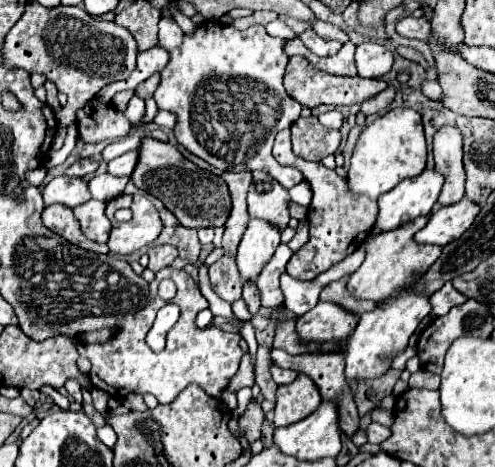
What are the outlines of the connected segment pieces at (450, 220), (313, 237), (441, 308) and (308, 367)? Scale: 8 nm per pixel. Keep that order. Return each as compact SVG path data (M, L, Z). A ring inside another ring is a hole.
M463 198L457 204L443 206L433 210L429 216L429 222L423 230L419 230L413 240L417 244L435 244L445 246L457 238L473 224L475 216L479 212L479 206L475 202L469 202L469 198Z
M281 130L277 134L275 146L273 146L273 156L277 158L277 162L281 162L285 166L295 166L297 170L301 170L301 174L305 176L305 180L309 182L309 186L313 190L313 200L311 200L309 212L307 212L309 242L303 248L299 248L287 262L289 276L293 276L297 280L313 280L317 274L321 274L327 268L331 268L333 264L341 262L345 256L355 252L365 242L365 238L373 230L373 222L377 216L377 202L363 198L363 196L361 198L351 196L347 182L335 170L325 168L321 162L307 162L307 160L295 156L291 150L291 132L289 130Z
M447 282L445 286L441 286L441 290L437 290L435 294L431 294L429 302L431 302L431 318L443 316L447 314L453 306L463 304L467 298L463 294L459 294L451 282Z
M339 348L339 350L333 350L333 352L307 352L307 354L299 354L299 356L291 356L283 350L273 350L271 352L271 360L281 366L281 368L293 368L297 372L303 372L307 374L319 388L319 394L325 402L333 402L337 406L337 412L339 412L339 428L351 436L357 428L359 428L359 414L357 414L357 408L355 408L355 402L353 402L353 392L345 380L345 374L343 374L343 368L345 368L345 348Z

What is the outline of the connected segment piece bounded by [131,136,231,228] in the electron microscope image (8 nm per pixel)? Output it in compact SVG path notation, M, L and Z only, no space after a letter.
M145 136L141 140L141 146L137 152L139 152L139 158L131 174L131 182L137 188L157 196L179 218L183 226L217 228L225 224L231 210L231 198L227 192L227 184L223 182L221 176L201 170L199 166L183 158L181 152L173 144L159 142L151 136Z

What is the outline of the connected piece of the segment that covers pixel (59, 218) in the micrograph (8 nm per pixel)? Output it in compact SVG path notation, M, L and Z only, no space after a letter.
M55 204L55 206L45 208L43 214L41 214L41 218L43 218L43 224L45 224L51 232L57 232L59 236L63 236L65 240L69 240L71 244L81 246L83 250L89 250L89 252L107 254L107 246L105 246L105 244L91 242L91 240L87 240L87 238L83 236L83 232L79 230L79 222L75 220L71 208Z

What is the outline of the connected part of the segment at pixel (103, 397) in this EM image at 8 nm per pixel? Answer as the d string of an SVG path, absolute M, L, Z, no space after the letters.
M93 388L91 390L91 396L93 396L93 404L95 404L95 408L97 408L97 412L105 412L107 410L107 400L109 400L109 394L107 392L103 392L103 390L97 390L97 388Z

